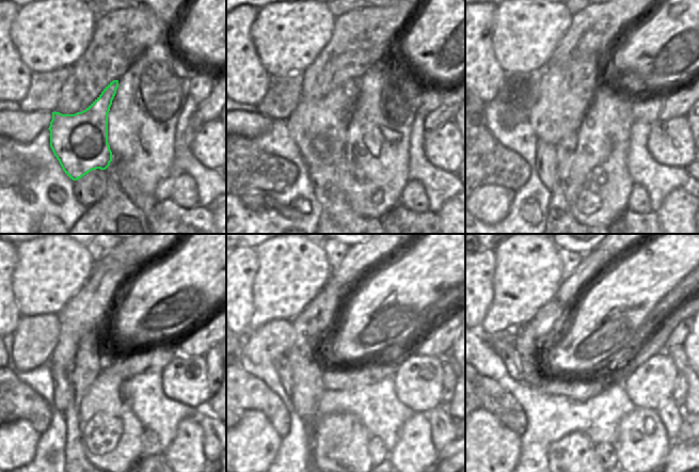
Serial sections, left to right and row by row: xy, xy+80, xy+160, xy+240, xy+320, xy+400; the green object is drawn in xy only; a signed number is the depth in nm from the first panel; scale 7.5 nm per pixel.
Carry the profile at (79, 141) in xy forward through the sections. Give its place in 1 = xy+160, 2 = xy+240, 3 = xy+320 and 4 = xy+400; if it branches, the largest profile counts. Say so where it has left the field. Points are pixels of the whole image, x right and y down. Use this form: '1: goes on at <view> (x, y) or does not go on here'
1: goes on at xy+160 (566, 94)
2: goes on at xy+240 (84, 313)
3: goes on at xy+320 (361, 256)
4: goes on at xy+400 (610, 255)

